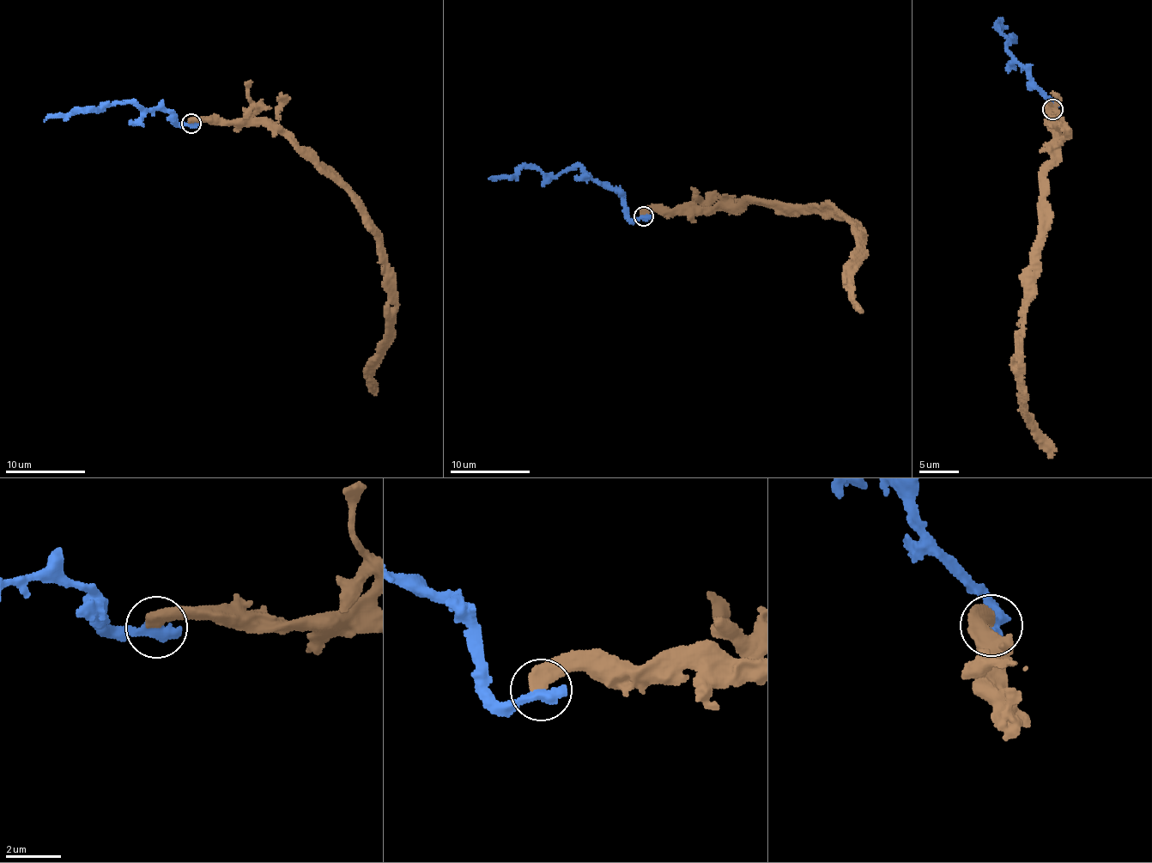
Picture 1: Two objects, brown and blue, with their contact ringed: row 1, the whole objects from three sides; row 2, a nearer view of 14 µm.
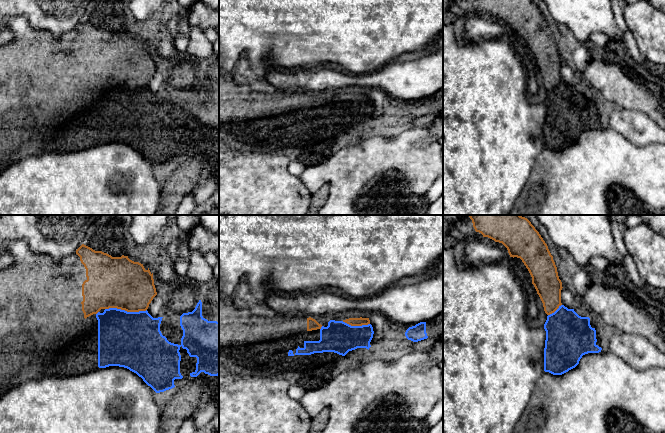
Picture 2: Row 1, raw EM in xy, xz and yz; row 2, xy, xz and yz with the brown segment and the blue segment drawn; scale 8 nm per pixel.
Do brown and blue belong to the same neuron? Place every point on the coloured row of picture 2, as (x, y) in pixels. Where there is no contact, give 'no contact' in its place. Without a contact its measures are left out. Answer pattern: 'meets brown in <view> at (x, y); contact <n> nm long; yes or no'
meets brown in xy at (126, 310); contact 340 nm long; no

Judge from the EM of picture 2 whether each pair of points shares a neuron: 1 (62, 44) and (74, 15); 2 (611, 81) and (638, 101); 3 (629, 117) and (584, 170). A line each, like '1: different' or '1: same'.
1: different
2: same
3: different

